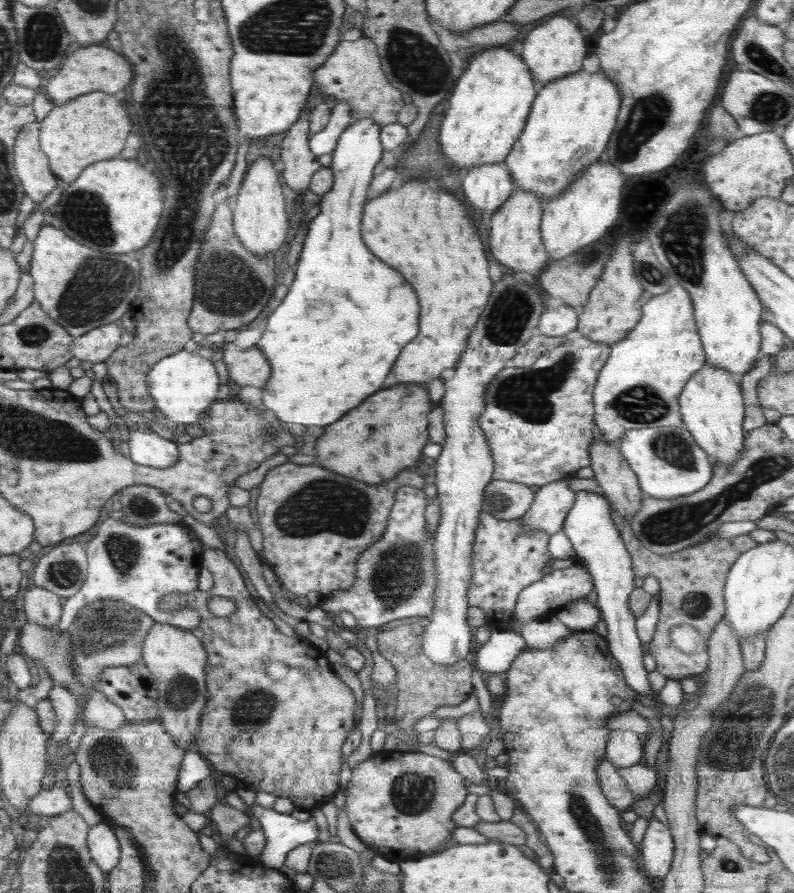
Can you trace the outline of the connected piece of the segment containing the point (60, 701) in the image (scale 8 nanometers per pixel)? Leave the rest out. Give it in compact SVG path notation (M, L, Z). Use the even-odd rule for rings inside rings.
M53 684L53 688L49 691L48 699L58 720L56 729L51 733L55 747L61 746L66 741L67 736L72 733L73 723L79 710L77 698L62 684Z

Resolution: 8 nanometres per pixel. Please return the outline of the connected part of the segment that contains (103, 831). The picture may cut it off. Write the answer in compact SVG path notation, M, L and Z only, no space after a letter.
M103 822L90 827L89 831L89 852L93 860L104 871L112 871L120 859L120 844L116 834Z

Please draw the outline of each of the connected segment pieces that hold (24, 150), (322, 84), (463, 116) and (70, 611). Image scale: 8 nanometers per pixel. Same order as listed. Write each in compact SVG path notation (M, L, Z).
M34 121L22 127L17 142L14 143L14 168L30 199L36 204L44 201L58 186L49 159L41 148L40 132L41 124Z
M364 36L356 41L341 40L322 66L315 70L313 81L317 84L315 92L321 98L319 102L327 102L328 95L333 95L337 103L338 101L350 103L352 122L362 117L372 117L374 123L381 127L394 124L398 118L398 111L407 101L403 93L396 90L382 72L376 44Z
M510 46L491 47L472 56L468 60L466 71L455 82L448 95L450 107L446 109L440 128L440 147L446 158L452 162L452 166L468 171L478 164L502 162L524 130L538 88L522 56L516 55Z
M106 516L98 523L96 536L84 548L88 574L78 592L67 597L60 620L54 626L58 634L69 629L84 606L98 599L124 600L134 608L146 612L155 622L171 624L187 631L198 628L200 616L196 610L184 606L171 608L166 612L160 608L164 595L192 593L198 589L204 545L189 526L164 523L136 527Z

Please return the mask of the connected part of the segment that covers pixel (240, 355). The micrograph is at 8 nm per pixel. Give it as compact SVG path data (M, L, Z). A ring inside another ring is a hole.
M230 342L223 346L218 354L224 360L226 370L228 370L229 381L232 381L234 386L241 387L248 385L261 389L266 385L266 381L270 377L270 371L272 371L270 370L270 362L266 360L266 356L262 354L262 351L256 347L242 350L236 346L235 342Z

